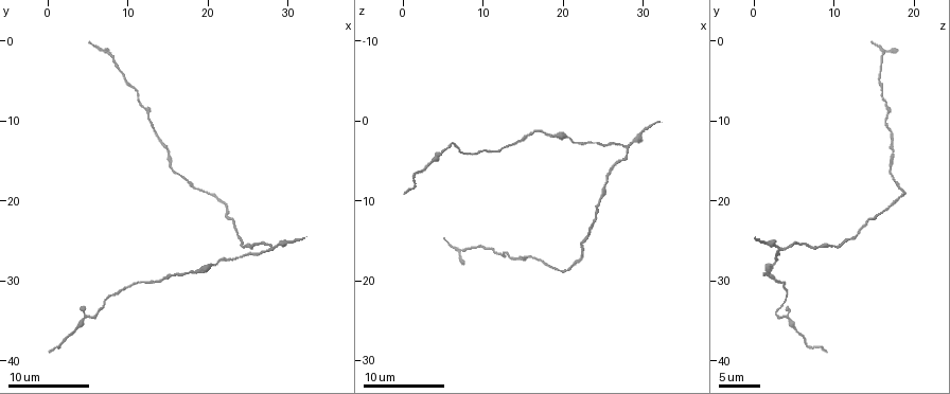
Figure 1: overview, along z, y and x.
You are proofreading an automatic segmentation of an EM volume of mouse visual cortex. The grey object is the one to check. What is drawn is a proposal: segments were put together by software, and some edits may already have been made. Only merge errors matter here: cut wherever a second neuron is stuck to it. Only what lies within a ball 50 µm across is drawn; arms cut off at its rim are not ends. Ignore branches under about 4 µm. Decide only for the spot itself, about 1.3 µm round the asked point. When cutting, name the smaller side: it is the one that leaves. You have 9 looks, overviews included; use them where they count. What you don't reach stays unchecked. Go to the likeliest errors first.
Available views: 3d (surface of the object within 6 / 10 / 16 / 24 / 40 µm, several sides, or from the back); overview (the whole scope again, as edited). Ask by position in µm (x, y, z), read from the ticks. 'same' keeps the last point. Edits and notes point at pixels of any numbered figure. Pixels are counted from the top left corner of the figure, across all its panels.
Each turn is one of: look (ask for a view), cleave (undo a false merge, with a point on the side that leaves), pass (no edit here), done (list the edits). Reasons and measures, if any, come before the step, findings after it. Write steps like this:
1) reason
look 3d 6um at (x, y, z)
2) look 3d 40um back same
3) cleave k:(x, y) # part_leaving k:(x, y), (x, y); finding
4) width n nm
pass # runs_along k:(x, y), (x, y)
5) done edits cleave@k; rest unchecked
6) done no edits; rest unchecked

a fork
look 3d 10um at (28.0, 26.2, 3.2)

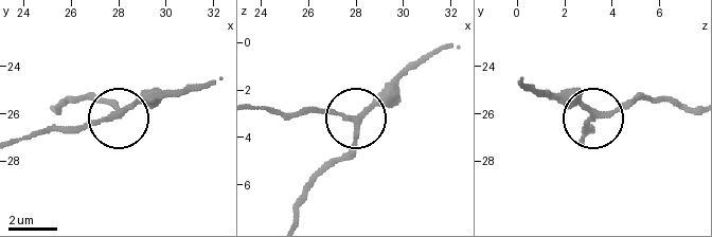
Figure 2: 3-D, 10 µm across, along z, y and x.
side_arm 6 um; arms 3
pass # one neuron here

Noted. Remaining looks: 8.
thick turns thin
look 3d 10um at (15.8, 16.4, 17.2)

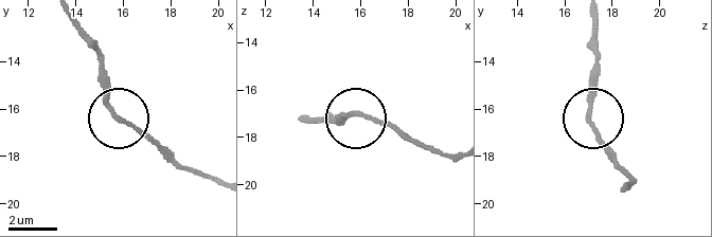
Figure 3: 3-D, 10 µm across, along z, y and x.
look 3d 10um back at (15.7, 16.3, 17.0)

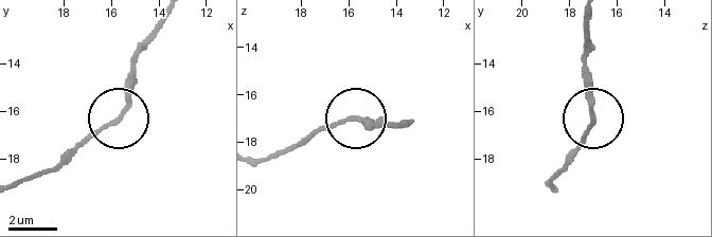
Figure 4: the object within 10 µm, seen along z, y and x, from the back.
pass # runs_along 4:(20, 180), (56, 169), (118, 117), (129, 93), (129, 58); continuous, no second neuron

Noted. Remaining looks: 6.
calibre changes
look 3d 10um at (11.6, 7.8, 16.2)

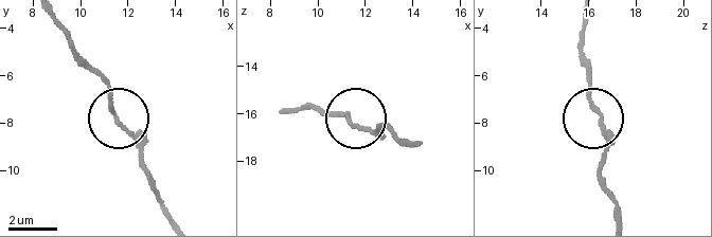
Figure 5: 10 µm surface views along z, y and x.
pass # one neuron here

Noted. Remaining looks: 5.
sudden change in width
look 3d 10um at (18.6, 29.0, 1.6)

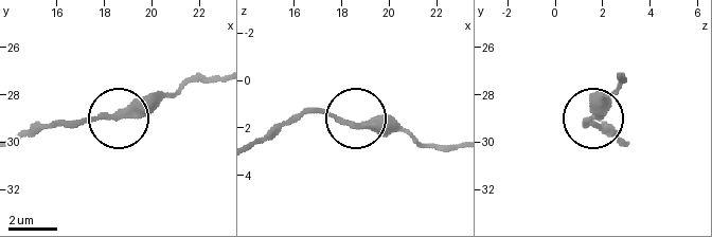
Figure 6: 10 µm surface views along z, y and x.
pass # runs_along 6:(451, 144), (296, 113); one neuron here

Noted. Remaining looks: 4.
done no edits; rest unchecked

